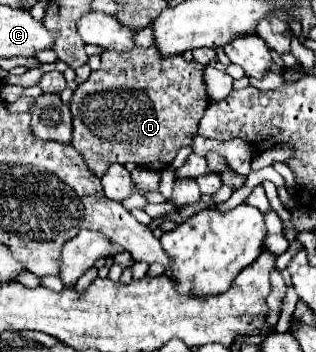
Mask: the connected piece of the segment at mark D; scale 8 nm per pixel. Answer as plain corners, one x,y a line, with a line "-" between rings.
135,46
129,52
105,50
101,54
101,68
91,72
89,80
79,84
73,92
71,144
75,144
75,148
85,156
91,172
95,172
97,176
103,176
113,162
133,162
147,170
165,170
173,162
179,148
191,146
207,104
209,98
203,88
203,66
195,60
187,62
183,56
159,58
159,52
153,46

